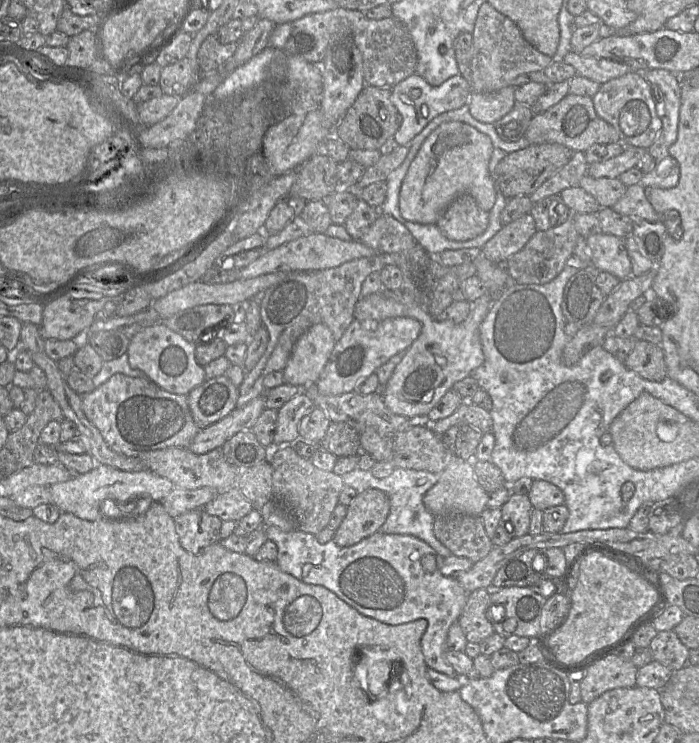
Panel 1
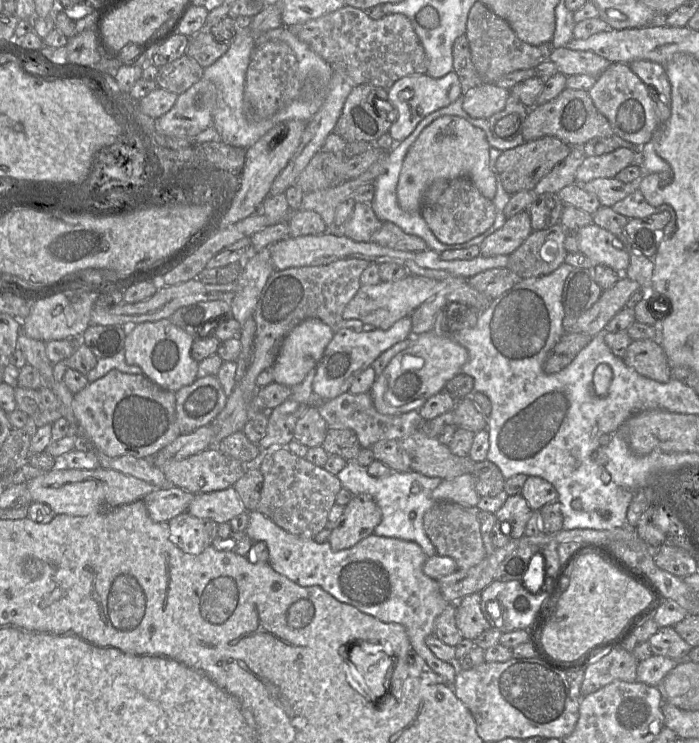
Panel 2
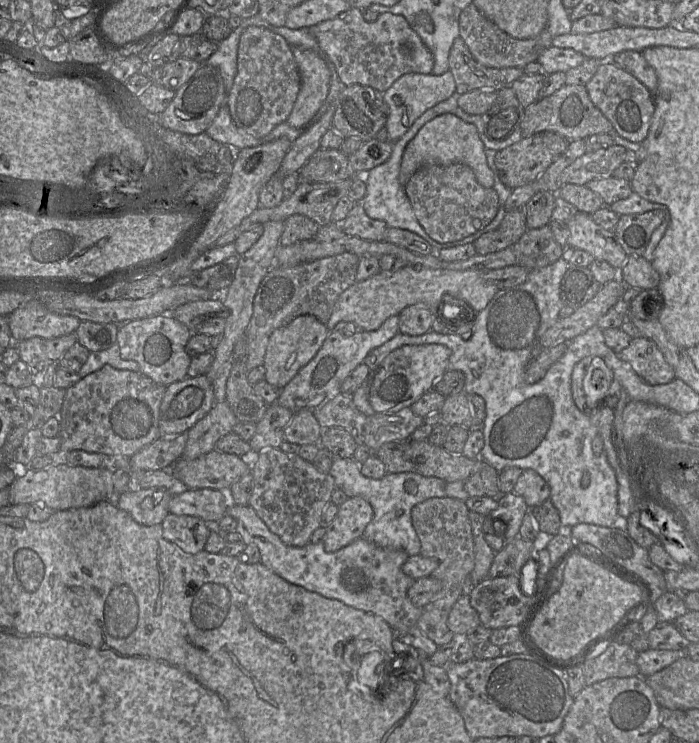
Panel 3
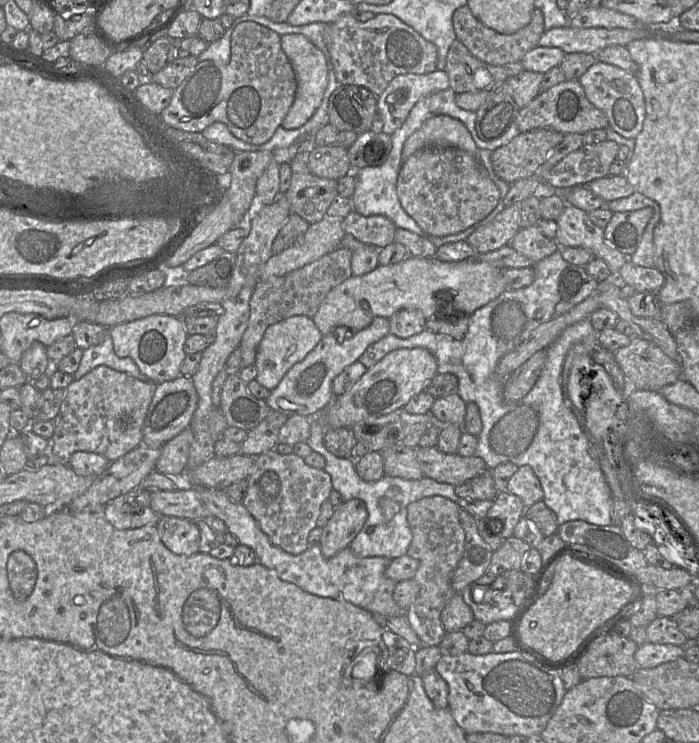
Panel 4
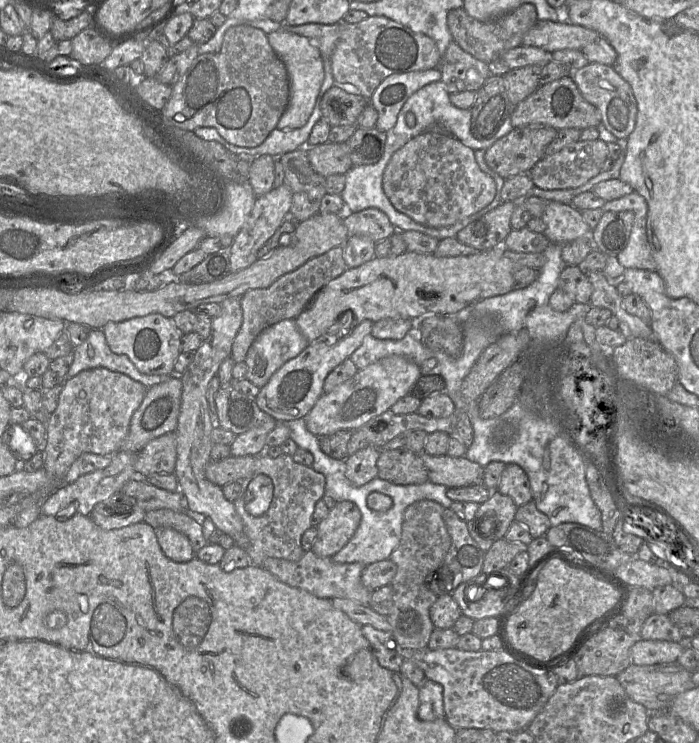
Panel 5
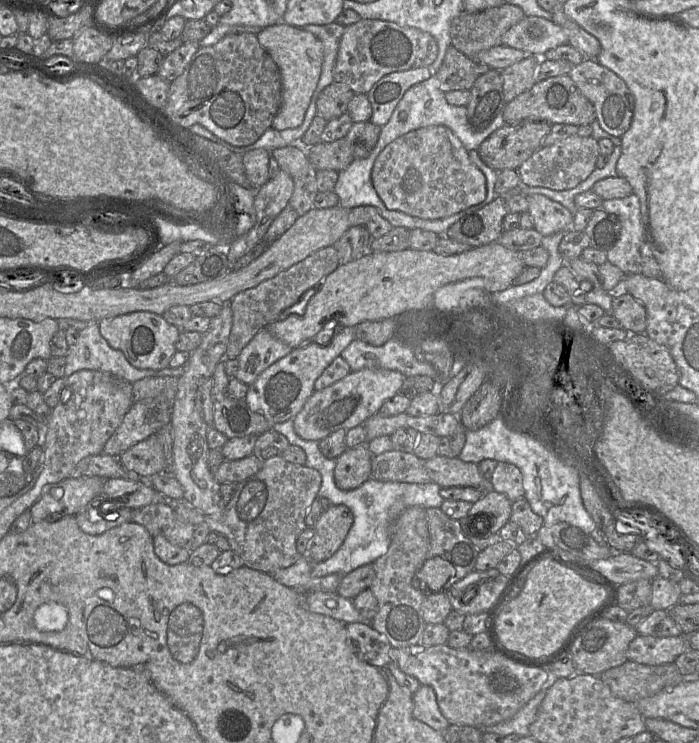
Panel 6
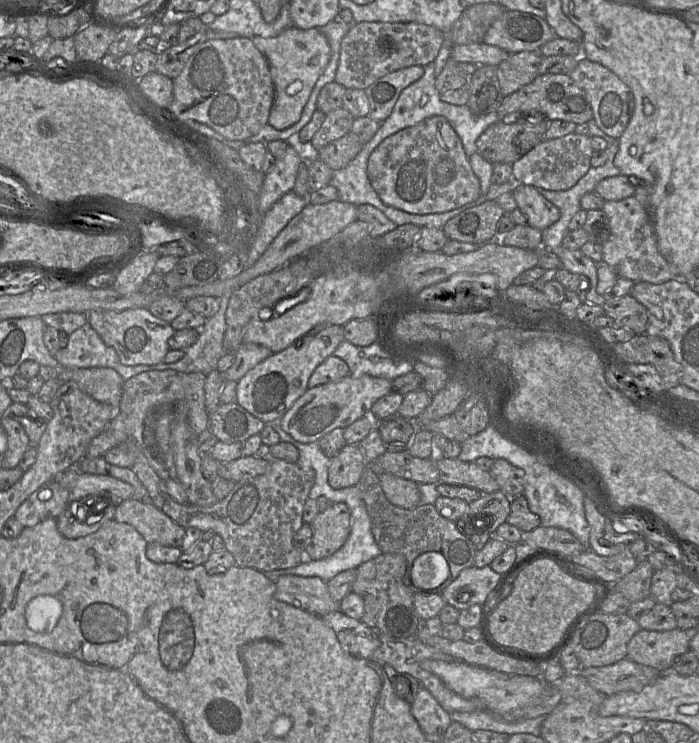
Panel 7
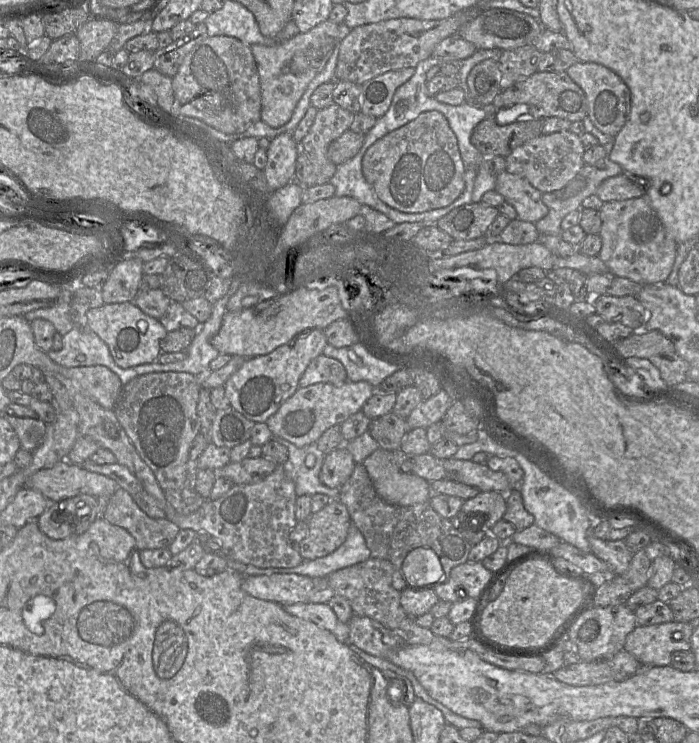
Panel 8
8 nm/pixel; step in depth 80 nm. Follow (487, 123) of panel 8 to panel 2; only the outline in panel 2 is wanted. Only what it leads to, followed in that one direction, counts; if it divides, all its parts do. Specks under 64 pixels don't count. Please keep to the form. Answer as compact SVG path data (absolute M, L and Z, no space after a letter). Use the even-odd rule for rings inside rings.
M545 136L525 141L520 146L504 150L496 161L497 173L504 189L510 195L523 190L533 190L542 178L569 155L571 147L559 138Z

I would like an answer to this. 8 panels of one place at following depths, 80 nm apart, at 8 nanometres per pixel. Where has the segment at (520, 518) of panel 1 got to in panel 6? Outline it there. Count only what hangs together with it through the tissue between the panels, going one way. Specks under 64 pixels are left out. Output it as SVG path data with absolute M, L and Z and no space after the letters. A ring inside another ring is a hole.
M493 489L485 492L484 496L473 503L469 510L470 522L485 520L486 516L492 517L492 527L489 535L497 535L500 529L510 521L512 502L510 499Z

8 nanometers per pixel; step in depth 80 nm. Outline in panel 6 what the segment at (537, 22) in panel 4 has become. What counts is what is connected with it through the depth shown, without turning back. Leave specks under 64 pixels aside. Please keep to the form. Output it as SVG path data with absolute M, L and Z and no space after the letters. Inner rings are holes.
M507 3L476 13L462 11L450 23L451 45L475 57L483 50L502 45L503 35L525 16L520 7Z

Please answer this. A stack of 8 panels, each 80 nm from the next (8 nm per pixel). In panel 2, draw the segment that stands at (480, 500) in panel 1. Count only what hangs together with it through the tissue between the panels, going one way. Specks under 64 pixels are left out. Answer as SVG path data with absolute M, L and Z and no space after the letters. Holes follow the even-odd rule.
M471 473L443 479L432 491L431 496L435 501L451 501L472 508L476 508L481 498L475 490Z

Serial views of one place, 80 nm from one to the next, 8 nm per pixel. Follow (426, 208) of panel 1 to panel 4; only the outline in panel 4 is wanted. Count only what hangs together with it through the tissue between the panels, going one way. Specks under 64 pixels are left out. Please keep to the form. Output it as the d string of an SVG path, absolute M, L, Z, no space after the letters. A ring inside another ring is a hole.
M438 115L426 122L405 142L402 163L417 151L427 147L455 147L478 160L477 147L468 128L449 115Z

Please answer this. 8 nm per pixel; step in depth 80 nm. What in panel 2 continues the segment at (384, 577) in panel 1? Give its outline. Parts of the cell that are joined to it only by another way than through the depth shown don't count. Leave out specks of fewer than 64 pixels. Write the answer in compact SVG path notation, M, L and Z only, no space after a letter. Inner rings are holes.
M259 511L248 512L248 515L245 534L252 542L266 544L268 564L275 572L302 587L319 586L339 602L354 606L382 622L404 626L413 650L453 688L458 671L456 664L437 658L425 643L426 637L433 634L435 619L449 602L443 598L438 581L423 572L428 556L420 545L370 535L349 549L333 551L328 541L316 543L313 539L292 535Z

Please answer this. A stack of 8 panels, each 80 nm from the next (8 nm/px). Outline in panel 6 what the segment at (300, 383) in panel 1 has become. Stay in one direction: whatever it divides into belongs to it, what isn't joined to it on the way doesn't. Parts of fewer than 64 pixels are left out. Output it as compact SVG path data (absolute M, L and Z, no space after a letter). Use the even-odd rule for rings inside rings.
M262 328L238 356L236 378L248 385L273 363L288 355L293 348Z

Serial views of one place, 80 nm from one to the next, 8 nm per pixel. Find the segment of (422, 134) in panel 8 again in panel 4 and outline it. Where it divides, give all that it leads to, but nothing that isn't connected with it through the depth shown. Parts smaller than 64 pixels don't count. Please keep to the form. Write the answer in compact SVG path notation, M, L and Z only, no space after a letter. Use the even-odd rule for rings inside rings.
M427 147L402 163L397 195L403 209L425 232L443 237L466 230L491 214L499 201L499 188L469 153L455 147Z

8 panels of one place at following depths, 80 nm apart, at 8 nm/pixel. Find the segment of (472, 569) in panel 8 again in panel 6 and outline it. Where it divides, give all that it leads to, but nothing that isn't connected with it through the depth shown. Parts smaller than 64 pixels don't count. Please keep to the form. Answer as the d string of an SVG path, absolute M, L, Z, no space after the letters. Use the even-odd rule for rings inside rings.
M497 568L486 571L473 570L455 582L446 591L452 608L464 615L495 612L504 601L513 581Z

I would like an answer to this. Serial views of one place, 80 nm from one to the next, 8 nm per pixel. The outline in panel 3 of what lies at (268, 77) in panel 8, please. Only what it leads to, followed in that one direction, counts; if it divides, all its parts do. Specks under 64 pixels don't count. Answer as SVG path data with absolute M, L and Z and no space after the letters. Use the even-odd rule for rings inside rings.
M291 47L301 77L300 91L286 122L293 128L305 129L315 120L315 115L324 104L330 83L330 71L325 61L311 49Z

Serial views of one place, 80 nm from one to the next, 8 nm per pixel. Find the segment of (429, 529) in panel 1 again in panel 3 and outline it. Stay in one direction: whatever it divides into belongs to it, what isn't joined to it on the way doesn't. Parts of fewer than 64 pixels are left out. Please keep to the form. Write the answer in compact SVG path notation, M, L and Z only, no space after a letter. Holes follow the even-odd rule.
M339 456L332 457L328 473L334 478L336 489L342 490L348 498L362 497L370 503L374 516L361 538L381 548L405 551L409 556L420 554L421 544L412 524L411 511L415 505L429 498L447 497L443 479L423 476L415 471L387 473L381 479L371 479L362 475L356 460Z

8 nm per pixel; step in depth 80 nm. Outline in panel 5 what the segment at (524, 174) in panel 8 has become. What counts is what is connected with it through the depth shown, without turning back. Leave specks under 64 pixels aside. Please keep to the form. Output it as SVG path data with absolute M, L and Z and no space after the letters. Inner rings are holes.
M579 140L566 145L561 150L545 155L529 171L534 185L541 189L556 190L579 187L603 171L603 164L608 157L607 143L600 140Z

